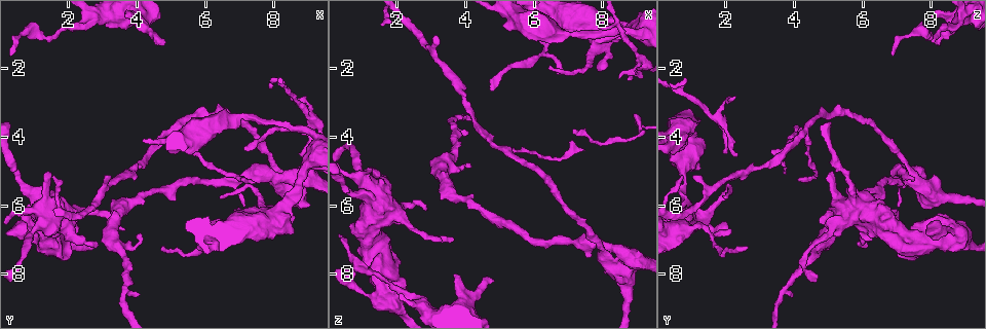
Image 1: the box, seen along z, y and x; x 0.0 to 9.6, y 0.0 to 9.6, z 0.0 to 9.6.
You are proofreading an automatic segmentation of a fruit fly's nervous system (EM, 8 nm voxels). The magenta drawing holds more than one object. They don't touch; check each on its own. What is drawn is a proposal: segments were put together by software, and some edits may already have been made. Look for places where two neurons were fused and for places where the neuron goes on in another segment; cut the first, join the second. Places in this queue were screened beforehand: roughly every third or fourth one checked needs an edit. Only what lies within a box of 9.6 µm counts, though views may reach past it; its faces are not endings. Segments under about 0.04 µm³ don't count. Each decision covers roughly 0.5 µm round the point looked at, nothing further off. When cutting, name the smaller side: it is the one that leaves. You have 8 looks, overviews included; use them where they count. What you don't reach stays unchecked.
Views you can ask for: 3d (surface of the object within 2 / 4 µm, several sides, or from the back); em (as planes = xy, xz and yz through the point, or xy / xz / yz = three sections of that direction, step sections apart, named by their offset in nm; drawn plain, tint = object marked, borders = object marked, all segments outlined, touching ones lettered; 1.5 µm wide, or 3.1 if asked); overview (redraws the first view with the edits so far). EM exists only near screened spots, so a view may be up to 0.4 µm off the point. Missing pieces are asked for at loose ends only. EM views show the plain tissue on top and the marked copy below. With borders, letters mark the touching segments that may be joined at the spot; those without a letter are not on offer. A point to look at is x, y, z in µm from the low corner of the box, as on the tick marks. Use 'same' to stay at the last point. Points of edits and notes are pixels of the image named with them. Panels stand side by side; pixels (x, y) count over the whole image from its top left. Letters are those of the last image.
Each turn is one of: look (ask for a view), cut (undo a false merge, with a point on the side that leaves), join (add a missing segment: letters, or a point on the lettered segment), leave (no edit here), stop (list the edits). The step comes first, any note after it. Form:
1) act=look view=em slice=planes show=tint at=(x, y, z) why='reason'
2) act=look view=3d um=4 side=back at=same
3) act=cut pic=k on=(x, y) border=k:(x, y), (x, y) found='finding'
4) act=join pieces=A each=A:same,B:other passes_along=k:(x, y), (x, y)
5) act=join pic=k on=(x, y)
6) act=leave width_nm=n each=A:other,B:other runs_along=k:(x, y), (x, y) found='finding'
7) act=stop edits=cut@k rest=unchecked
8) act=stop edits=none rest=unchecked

act=look view=3d um=2 side=back at=(8.75, 4.50, 2.35)

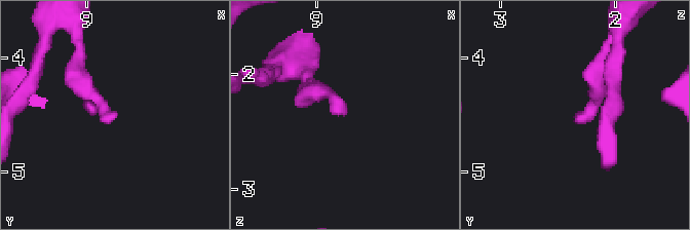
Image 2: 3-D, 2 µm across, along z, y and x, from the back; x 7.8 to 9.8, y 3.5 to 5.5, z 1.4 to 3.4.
act=look view=em slice=planes show=borders at=(8.76, 4.48, 2.32) why='need the tissue'

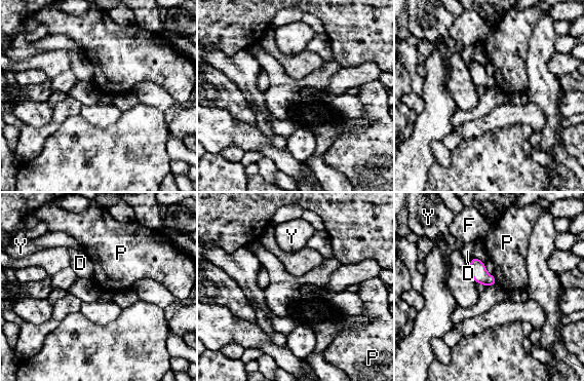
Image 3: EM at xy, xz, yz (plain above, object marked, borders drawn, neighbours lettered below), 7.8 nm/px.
act=leave width_nm=120 longest_contact=D:90nm each=D:other,F:other,P:other,Y:other found='none of them fits'

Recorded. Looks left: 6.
act=look view=3d um=4 at=(7.40, 5.30, 4.35) why='thin end'

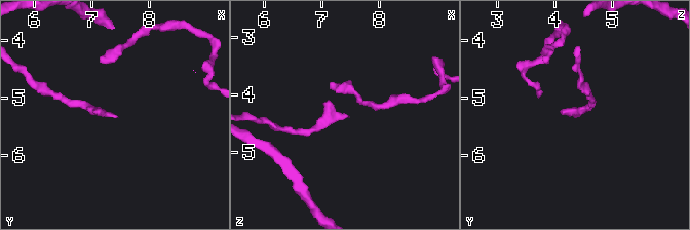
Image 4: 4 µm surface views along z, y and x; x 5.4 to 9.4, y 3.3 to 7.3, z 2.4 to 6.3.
act=look view=em slice=yz step=8 show=borders at=(7.40, 5.35, 4.30)

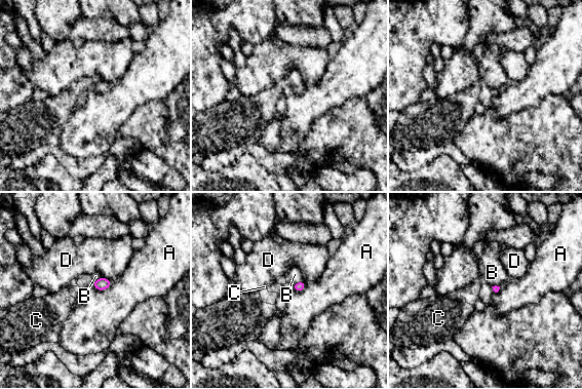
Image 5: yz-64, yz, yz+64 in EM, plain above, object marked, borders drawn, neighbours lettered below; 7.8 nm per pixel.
act=look view=em slice=planes show=borders at=same

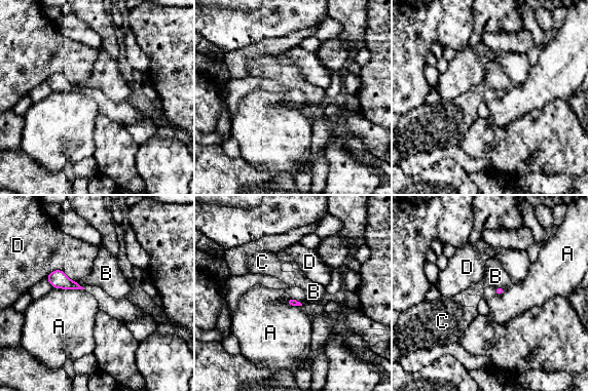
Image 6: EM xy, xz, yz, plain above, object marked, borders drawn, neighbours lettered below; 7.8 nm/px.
act=leave each=A:other,B:other,C:other,D:other found='none of them fits'

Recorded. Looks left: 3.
act=look view=3d um=4 at=(4.75, 1.30, 8.25) why='free end'

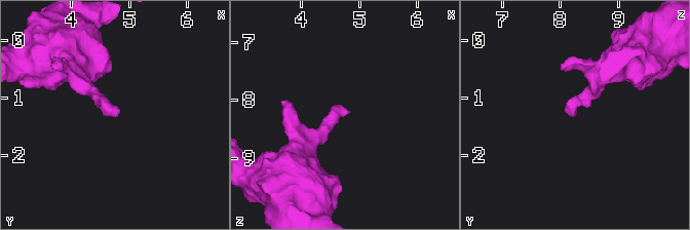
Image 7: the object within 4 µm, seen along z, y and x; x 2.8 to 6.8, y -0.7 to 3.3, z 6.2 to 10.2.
act=look view=em slice=planes show=borders at=(4.75, 1.30, 8.25) why='now the EM'

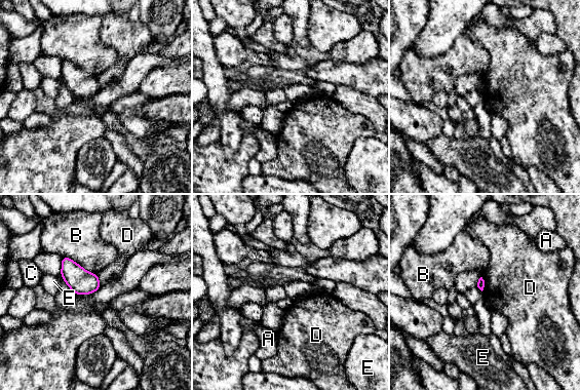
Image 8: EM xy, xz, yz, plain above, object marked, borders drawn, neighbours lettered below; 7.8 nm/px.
act=leave each=A:other,B:other,C:other,D:other,E:other border=8:(481, 276), (484, 280), (482, 290) found='no lettered segment goes on from it'

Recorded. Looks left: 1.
act=stop edits=none rest=unchecked

